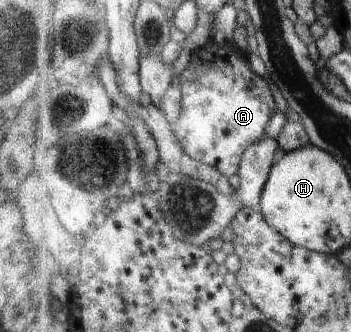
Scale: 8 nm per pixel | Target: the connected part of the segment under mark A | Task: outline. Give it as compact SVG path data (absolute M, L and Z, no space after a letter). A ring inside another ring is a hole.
M214 33L204 46L193 51L190 65L180 75L182 109L180 119L173 124L173 127L184 150L192 158L218 168L222 174L229 177L239 174L242 159L248 148L264 138L264 134L279 108L270 82L266 78L258 76L248 66L246 51L240 49L240 46L228 37L220 44L217 36L218 34Z

